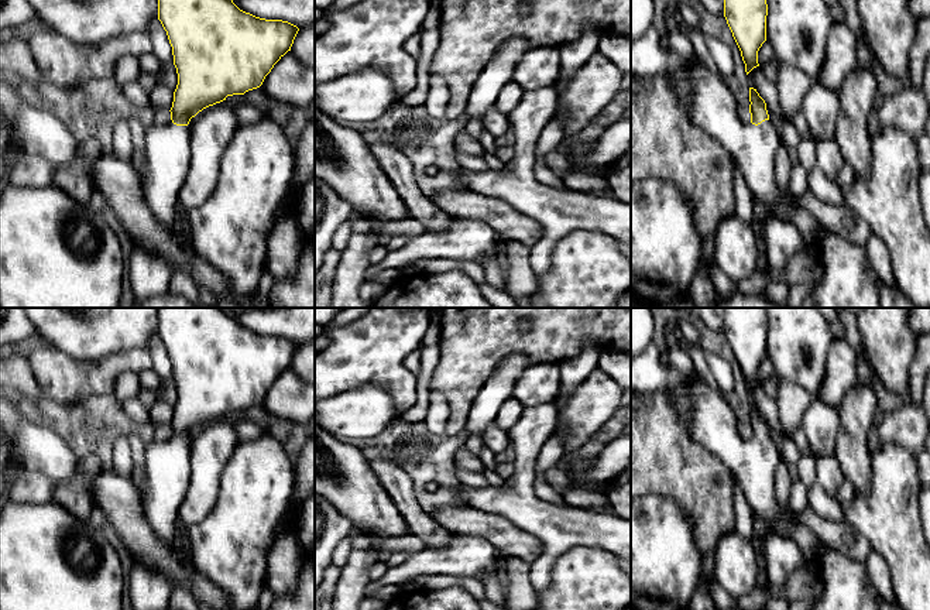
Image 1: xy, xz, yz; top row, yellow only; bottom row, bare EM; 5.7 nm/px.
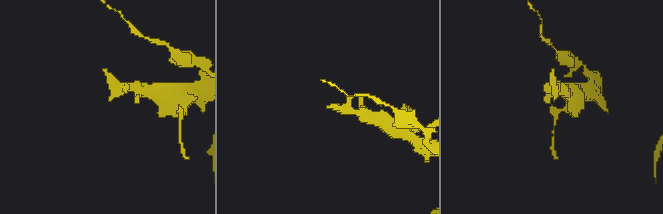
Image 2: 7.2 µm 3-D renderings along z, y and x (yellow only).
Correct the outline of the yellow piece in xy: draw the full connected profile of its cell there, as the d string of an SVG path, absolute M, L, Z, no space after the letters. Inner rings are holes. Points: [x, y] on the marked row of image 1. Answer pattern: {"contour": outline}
{"contour": "M158 0L158 20L172 47L178 85L171 120L152 123L145 130L145 167L137 174L145 203L155 219L172 232L178 195L191 164L191 119L227 96L260 88L274 65L291 51L299 28L288 21L255 17L240 10L233 0Z"}

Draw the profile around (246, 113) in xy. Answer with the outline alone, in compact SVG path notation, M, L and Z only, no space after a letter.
M244 103L236 107L236 117L240 127L255 124L264 113L250 103Z

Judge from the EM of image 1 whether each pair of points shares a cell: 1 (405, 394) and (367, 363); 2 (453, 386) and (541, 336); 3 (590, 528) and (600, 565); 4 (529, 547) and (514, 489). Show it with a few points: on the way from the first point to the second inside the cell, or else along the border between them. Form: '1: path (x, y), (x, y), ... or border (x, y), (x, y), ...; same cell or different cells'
1: path (398, 384), (377, 363); same cell
2: path (474, 365), (503, 336), (520, 336); same cell
3: border (562, 554), (575, 547), (600, 547), (616, 557); different cells
4: border (496, 514), (541, 542), (542, 552), (532, 562); different cells

